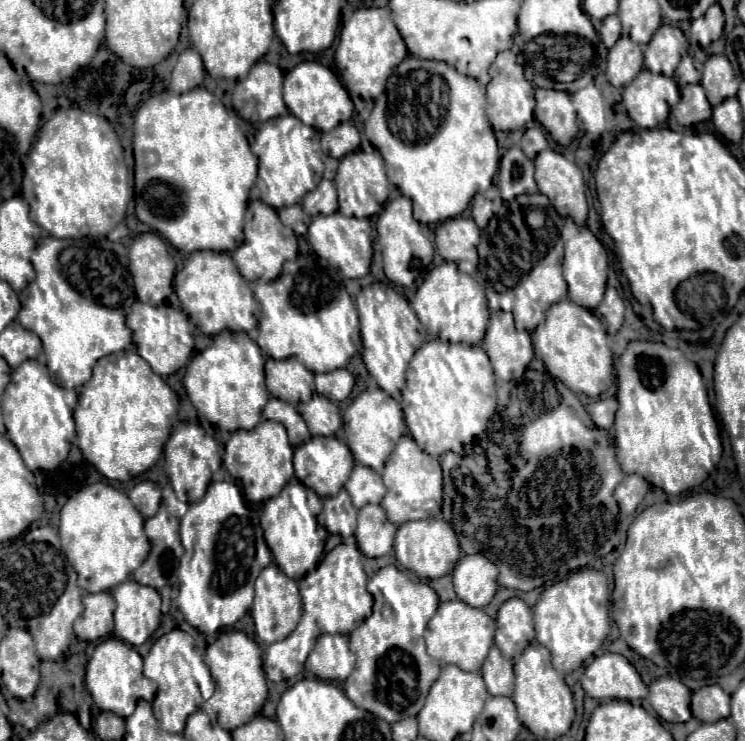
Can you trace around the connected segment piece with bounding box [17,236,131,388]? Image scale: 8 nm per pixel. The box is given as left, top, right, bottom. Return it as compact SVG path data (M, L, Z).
M47 236L37 244L31 258L37 276L19 295L21 310L17 321L41 338L47 352L47 368L55 382L63 388L79 388L91 378L91 368L101 356L131 346L131 330L125 326L123 308L97 304L95 300L79 294L67 282L61 272L59 254L69 244L69 240L57 240L53 236Z

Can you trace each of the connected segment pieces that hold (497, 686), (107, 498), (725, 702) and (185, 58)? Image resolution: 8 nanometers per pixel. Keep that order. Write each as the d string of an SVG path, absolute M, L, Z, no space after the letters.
M497 646L491 648L483 668L481 668L485 686L493 696L511 696L513 692L513 660L503 658Z
M95 482L75 498L69 498L61 508L59 536L63 554L77 572L79 588L87 588L85 592L91 594L109 592L113 586L129 580L151 550L143 524L145 520L129 496L105 482Z
M717 684L703 686L693 692L691 712L701 722L717 722L721 718L729 718L729 694L725 694Z
M193 48L183 50L179 54L179 62L171 76L171 88L177 94L183 94L183 92L189 92L189 90L201 86L203 78L205 78L205 68L203 68L203 60L201 60L199 52Z

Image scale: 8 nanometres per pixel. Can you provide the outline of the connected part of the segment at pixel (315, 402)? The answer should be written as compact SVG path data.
M313 394L313 398L307 402L301 402L297 410L307 422L309 432L313 436L333 436L341 426L339 408L325 396Z

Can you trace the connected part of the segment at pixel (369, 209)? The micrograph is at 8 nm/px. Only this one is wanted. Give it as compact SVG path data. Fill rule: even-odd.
M357 150L351 156L345 156L339 162L335 186L337 186L337 192L339 192L339 212L343 216L369 218L373 214L379 214L383 210L387 196L389 196L389 182L387 182L383 158L377 152L369 154L369 152L363 152L363 150Z

